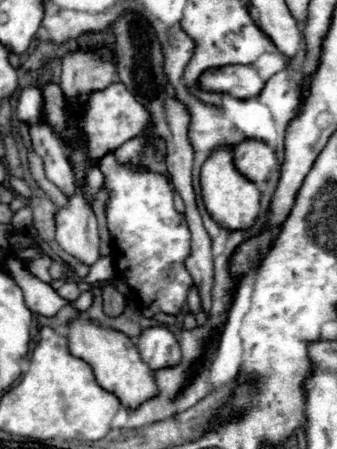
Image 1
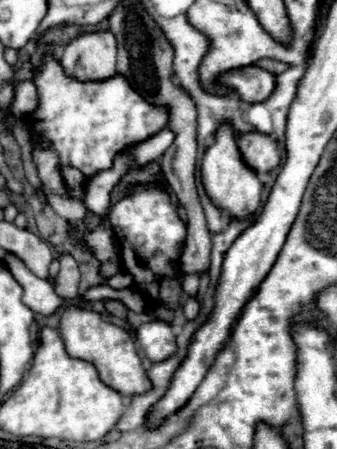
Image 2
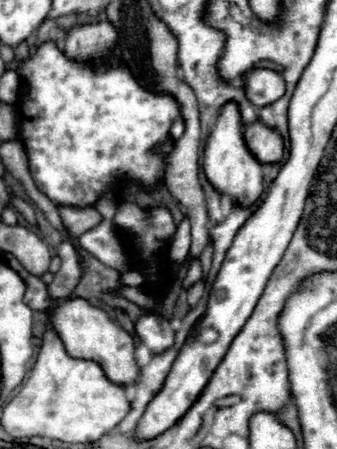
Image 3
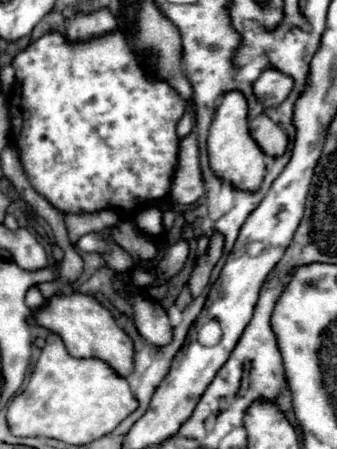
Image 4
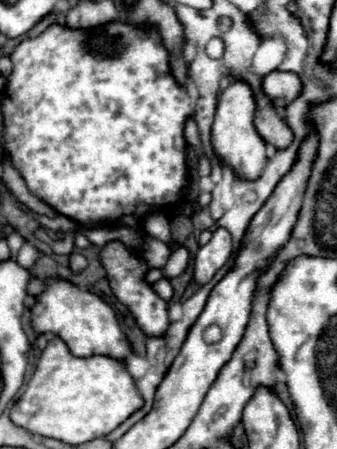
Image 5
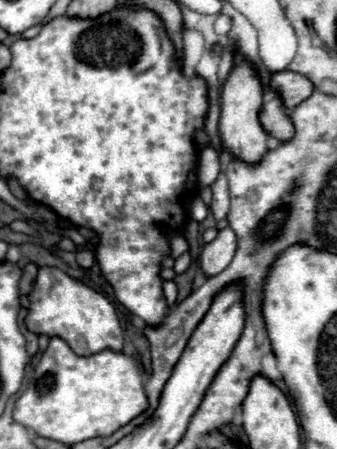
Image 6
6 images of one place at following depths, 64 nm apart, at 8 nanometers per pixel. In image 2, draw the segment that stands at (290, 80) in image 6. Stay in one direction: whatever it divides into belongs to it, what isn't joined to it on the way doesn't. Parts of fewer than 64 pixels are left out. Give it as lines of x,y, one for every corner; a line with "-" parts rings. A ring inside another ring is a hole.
258,66
240,68
236,72
228,72
222,80
226,86
232,86
238,96
248,104
258,104
268,100
276,90
276,76

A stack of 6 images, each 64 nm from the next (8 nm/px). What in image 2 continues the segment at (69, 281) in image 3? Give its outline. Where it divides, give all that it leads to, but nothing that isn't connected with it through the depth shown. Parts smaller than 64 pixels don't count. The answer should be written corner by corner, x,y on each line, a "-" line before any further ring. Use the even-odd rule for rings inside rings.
64,252
58,258
60,262
60,272
54,280
54,292
58,296
62,296
64,300
70,300
78,294
78,282
80,282
80,272
78,272
78,264
72,258
72,254

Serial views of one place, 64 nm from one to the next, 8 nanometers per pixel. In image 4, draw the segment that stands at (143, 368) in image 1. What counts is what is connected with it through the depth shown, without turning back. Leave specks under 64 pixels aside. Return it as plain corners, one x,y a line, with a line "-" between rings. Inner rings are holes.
60,292
42,304
42,308
34,312
34,318
38,326
58,334
74,358
100,358
108,362
120,376
128,376
128,372
132,370
134,360
132,340
122,328
118,328
110,310
102,306
96,298
80,292
70,294

